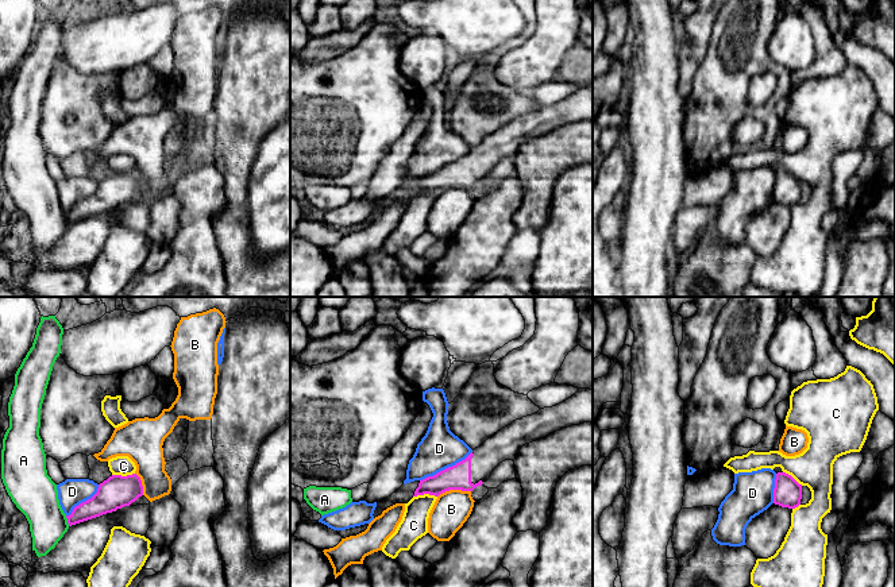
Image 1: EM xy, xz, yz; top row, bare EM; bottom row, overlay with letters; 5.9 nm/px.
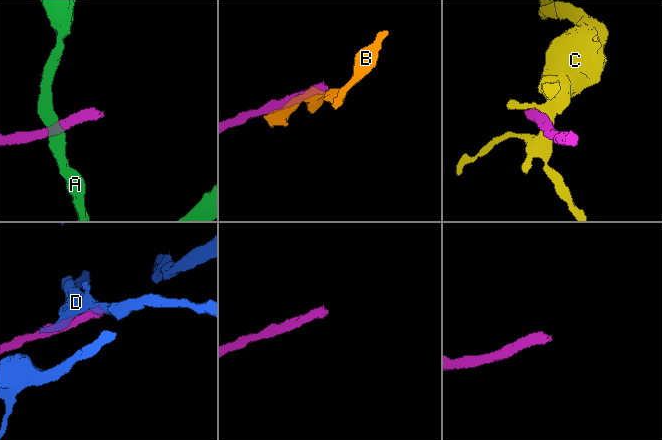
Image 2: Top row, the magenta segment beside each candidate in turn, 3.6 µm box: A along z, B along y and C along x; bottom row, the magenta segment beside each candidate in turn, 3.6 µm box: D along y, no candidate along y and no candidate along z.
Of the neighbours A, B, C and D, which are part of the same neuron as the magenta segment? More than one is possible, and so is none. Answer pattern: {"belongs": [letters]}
{"belongs": []}

